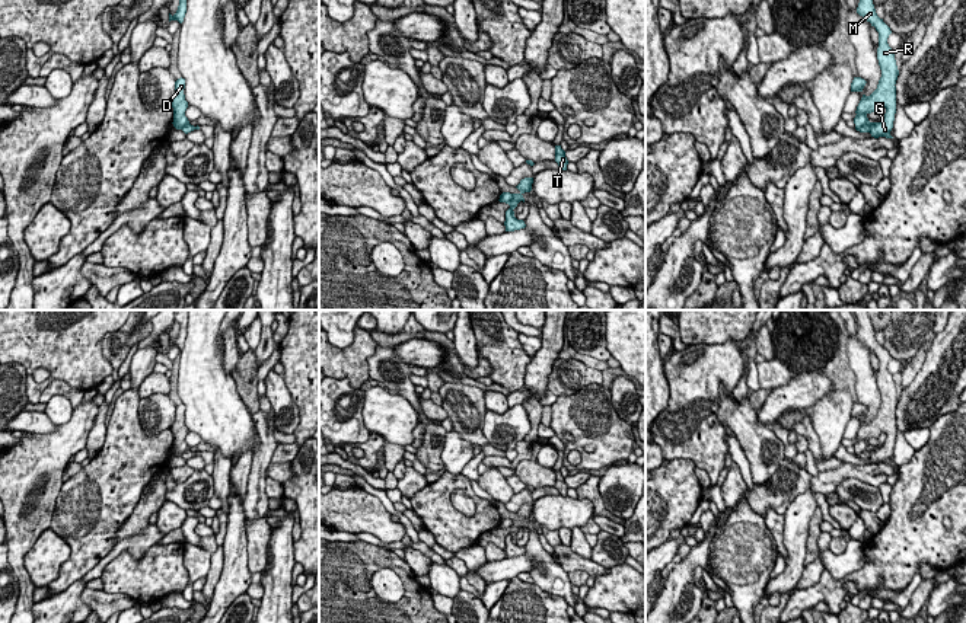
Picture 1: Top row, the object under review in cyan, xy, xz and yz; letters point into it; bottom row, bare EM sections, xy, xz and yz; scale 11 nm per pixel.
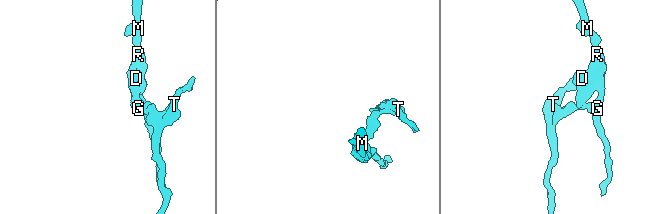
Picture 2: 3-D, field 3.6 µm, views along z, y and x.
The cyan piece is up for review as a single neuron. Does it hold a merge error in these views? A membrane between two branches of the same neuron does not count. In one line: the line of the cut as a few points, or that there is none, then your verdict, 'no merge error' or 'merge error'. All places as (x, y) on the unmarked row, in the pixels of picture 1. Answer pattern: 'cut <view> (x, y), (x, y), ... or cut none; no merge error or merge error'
cut yz (870, 450), (855, 454); merge error

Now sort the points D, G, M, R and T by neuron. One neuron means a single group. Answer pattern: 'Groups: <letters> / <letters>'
Groups: D G M R / T

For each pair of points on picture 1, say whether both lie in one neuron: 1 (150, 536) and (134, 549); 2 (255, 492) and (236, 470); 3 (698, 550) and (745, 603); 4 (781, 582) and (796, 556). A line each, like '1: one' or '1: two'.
1: one
2: two
3: two
4: one

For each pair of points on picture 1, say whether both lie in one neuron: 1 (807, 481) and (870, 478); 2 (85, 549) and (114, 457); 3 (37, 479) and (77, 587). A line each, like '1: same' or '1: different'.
1: same
2: same
3: different

